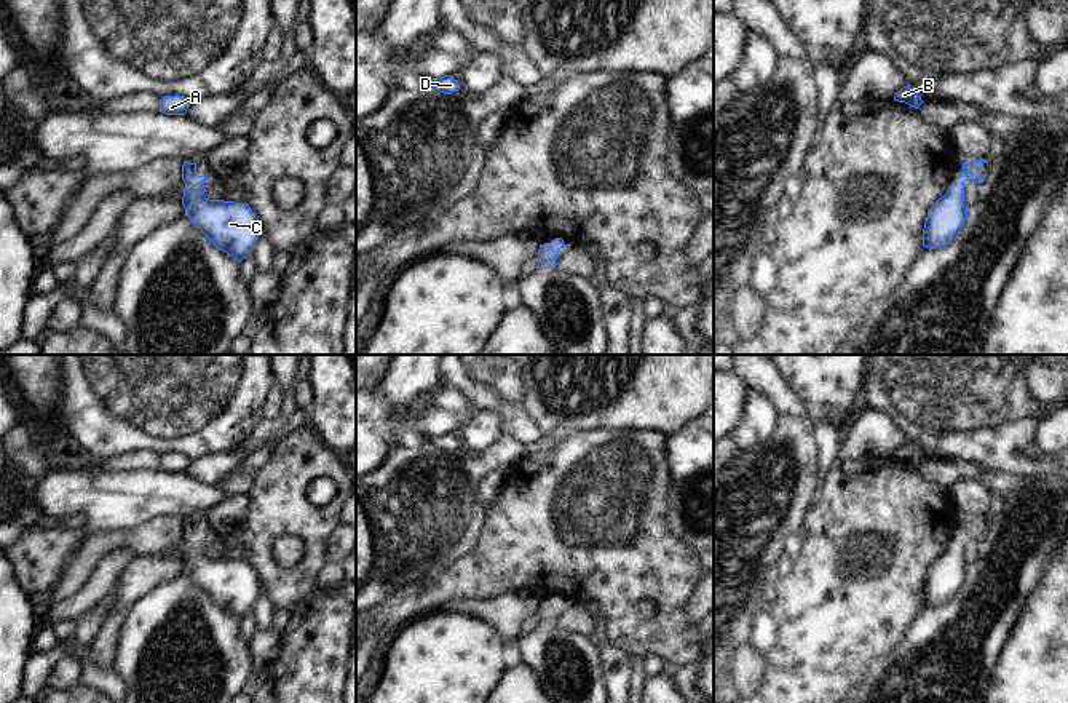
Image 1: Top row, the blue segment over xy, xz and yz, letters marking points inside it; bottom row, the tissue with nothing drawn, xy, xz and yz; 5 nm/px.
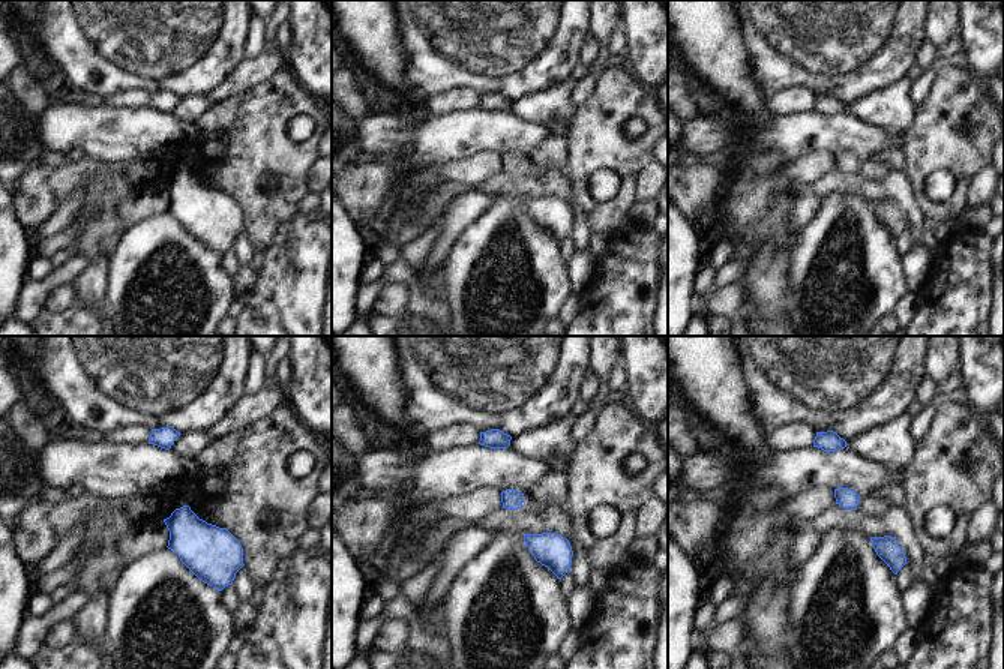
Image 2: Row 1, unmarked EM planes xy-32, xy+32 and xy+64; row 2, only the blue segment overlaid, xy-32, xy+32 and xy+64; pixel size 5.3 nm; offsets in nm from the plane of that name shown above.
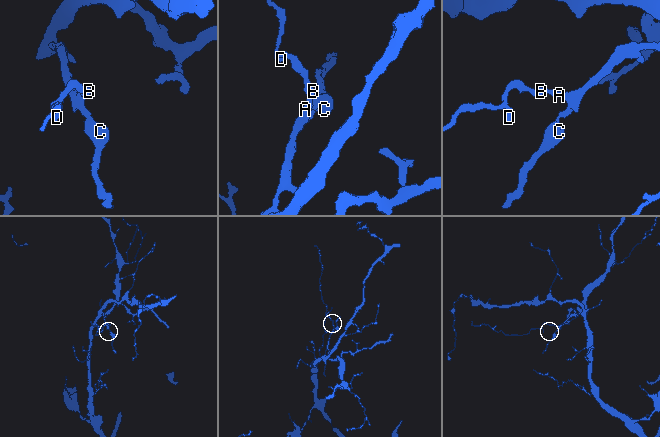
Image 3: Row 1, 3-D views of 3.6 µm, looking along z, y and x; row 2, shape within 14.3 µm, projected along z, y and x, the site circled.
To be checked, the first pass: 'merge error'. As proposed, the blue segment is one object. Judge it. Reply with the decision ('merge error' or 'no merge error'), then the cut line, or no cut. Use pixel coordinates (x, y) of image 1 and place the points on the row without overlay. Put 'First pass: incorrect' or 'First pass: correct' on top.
First pass: incorrect
no merge error; cut none

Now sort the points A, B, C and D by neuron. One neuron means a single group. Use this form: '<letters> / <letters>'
A B C D

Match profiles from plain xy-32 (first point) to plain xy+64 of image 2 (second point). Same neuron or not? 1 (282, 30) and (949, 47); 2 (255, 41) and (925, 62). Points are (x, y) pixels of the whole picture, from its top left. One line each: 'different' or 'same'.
1: same
2: same

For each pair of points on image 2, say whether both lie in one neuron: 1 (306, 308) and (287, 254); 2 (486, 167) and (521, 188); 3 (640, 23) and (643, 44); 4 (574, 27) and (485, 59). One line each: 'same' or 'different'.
1: same
2: different
3: same
4: same

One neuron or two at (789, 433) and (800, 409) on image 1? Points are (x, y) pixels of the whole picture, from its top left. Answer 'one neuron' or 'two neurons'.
two neurons

